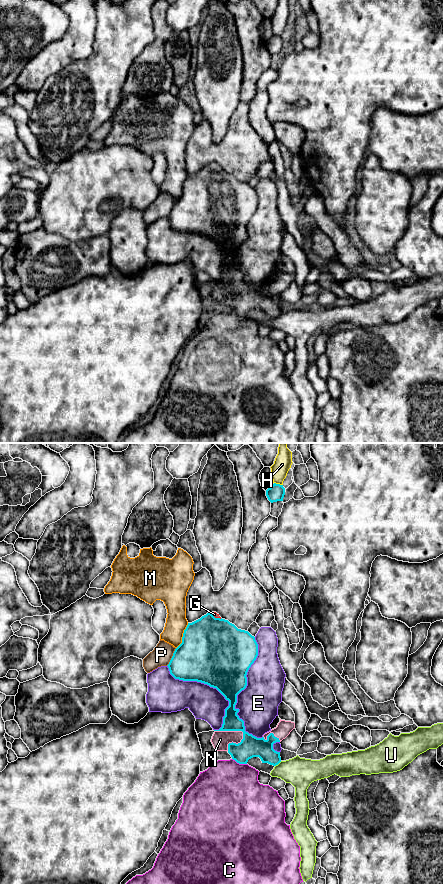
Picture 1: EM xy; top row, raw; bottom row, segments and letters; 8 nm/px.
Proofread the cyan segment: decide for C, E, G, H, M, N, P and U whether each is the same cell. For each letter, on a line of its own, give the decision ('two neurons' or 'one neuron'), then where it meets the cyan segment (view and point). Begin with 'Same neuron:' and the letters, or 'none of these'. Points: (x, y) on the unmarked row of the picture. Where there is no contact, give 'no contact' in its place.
Same neuron: G, N
C: two neurons | xy (239, 315)
E: two neurons | xy (240, 243)
G: one neuron | xy (216, 170)
H: two neurons | xy (278, 36)
M: two neurons | xy (183, 188)
N: one neuron | xy (232, 282)
P: two neurons | xy (172, 209)
U: two neurons | xy (278, 315)

